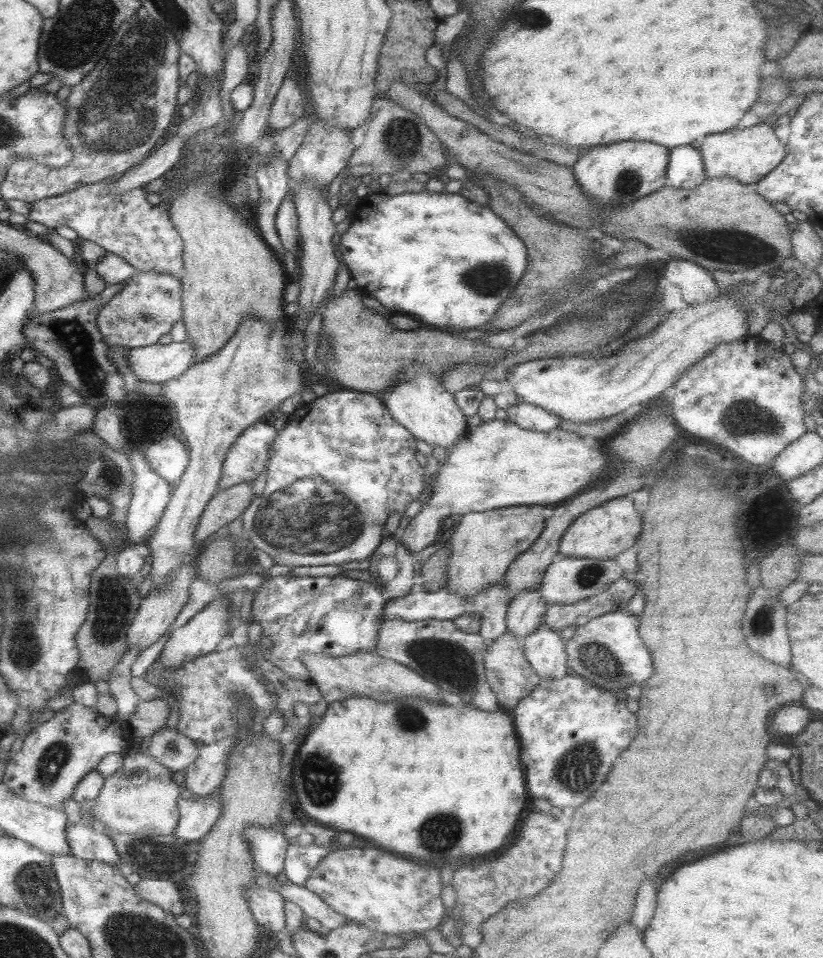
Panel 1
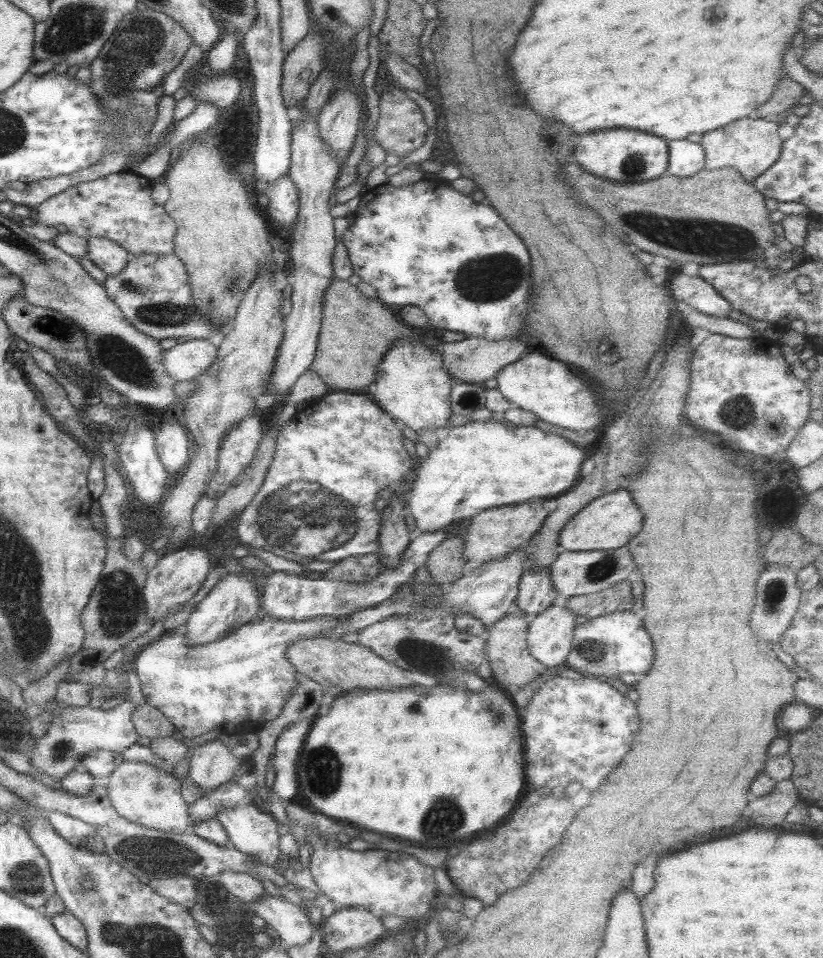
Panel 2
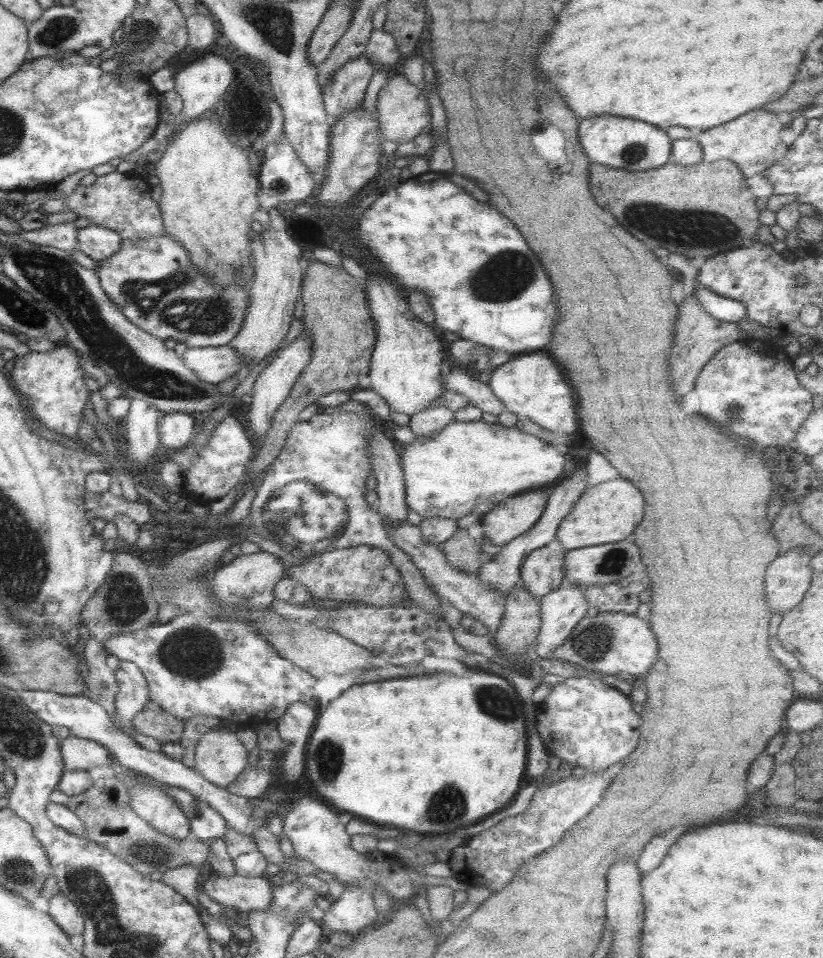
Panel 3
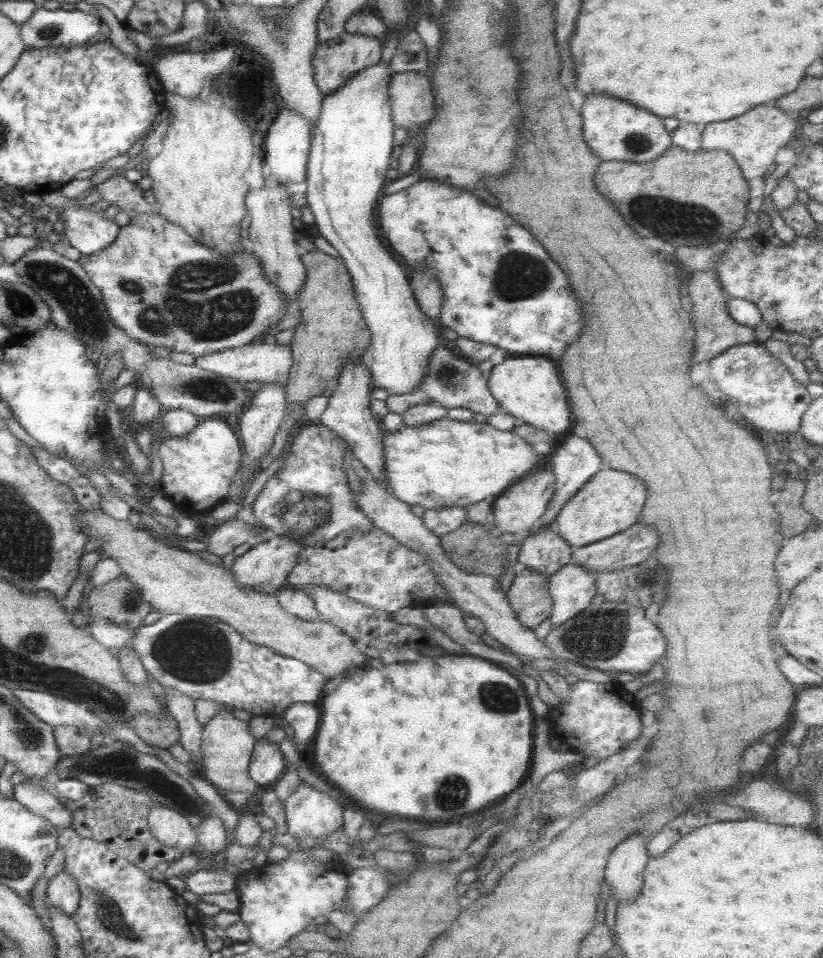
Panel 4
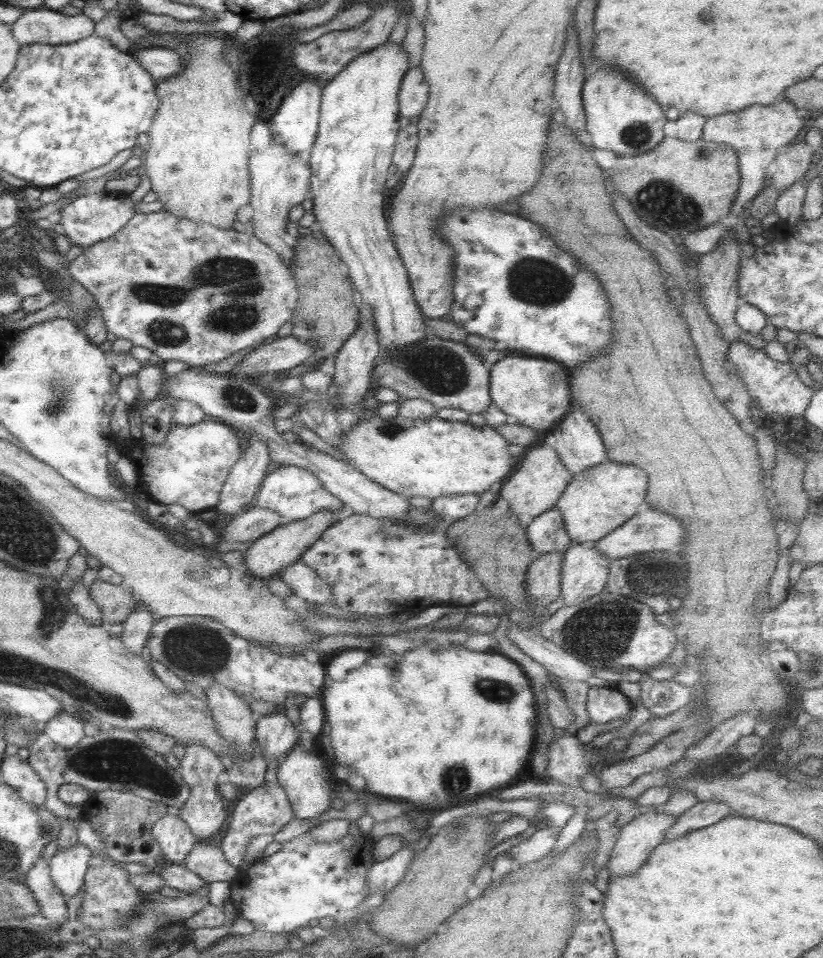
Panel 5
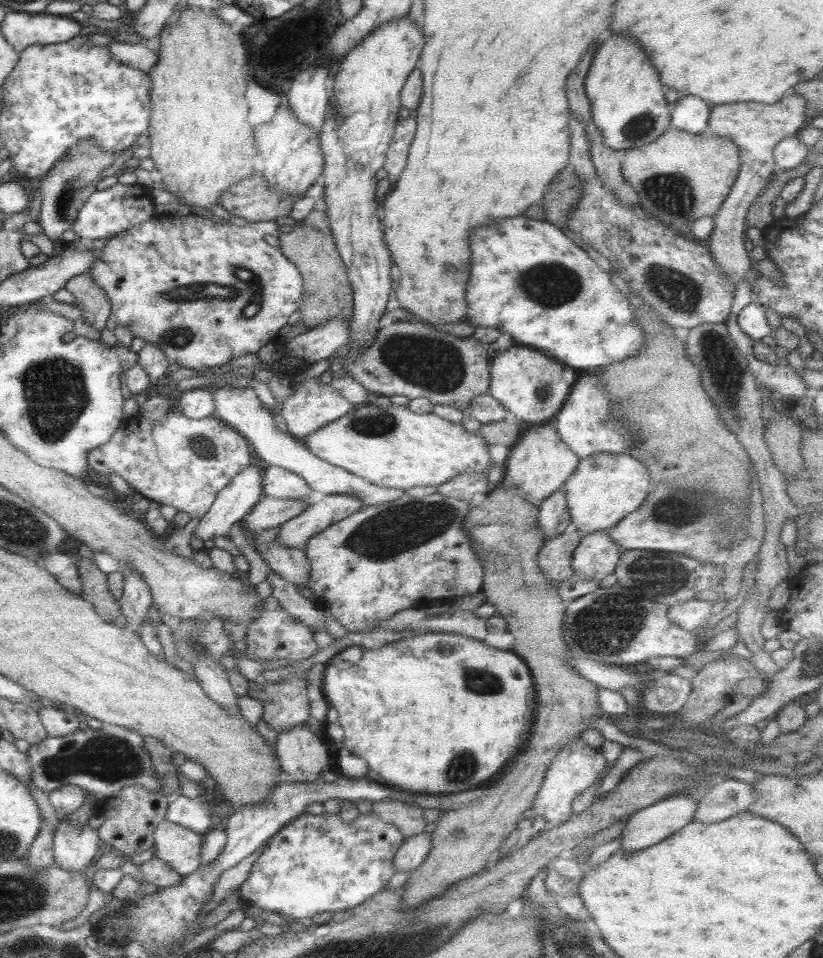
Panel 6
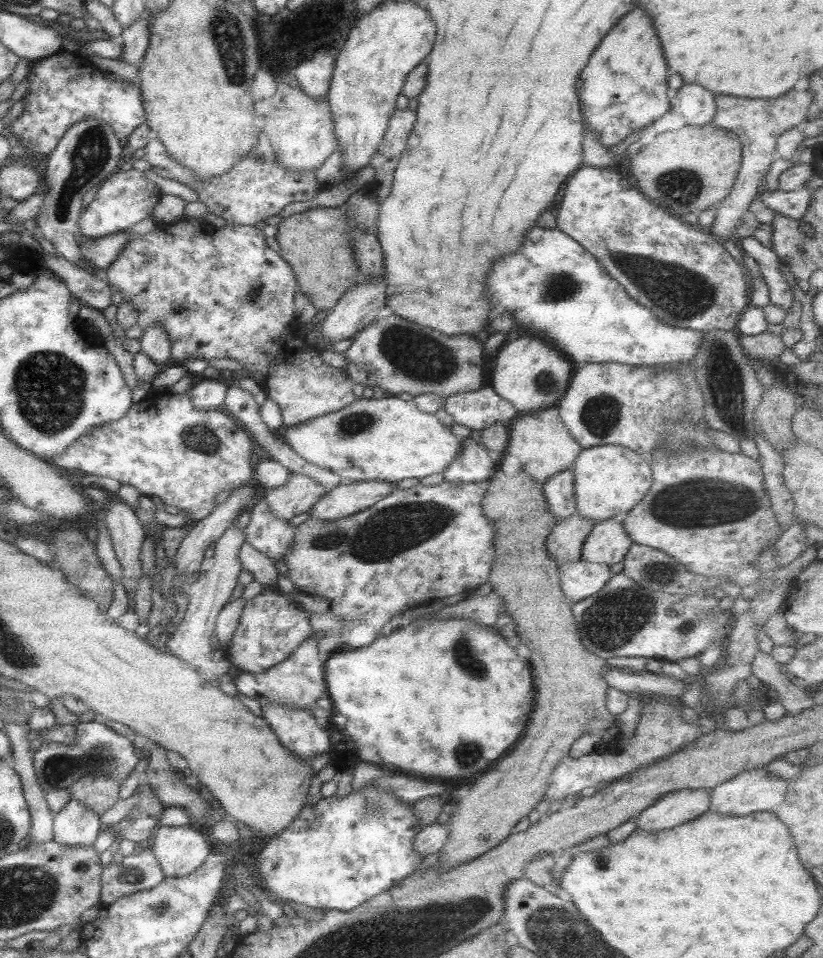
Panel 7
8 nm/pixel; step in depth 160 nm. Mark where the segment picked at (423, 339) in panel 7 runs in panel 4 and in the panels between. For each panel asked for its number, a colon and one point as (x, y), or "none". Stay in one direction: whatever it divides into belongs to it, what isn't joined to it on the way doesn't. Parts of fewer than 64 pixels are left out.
4: (453, 382)
5: (447, 374)
6: (414, 360)

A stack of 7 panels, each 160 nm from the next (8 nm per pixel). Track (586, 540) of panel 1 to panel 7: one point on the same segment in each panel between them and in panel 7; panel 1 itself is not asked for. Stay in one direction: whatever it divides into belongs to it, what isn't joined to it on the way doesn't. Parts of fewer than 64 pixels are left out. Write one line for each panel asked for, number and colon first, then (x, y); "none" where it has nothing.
2: (606, 523)
3: (608, 512)
4: (609, 502)
5: (596, 501)
6: (605, 487)
7: (608, 480)

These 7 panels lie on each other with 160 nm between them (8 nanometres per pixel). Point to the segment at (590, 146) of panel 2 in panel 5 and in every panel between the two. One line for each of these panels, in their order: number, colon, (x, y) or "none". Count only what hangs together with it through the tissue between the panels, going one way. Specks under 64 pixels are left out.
3: (630, 145)
4: (613, 131)
5: (619, 116)

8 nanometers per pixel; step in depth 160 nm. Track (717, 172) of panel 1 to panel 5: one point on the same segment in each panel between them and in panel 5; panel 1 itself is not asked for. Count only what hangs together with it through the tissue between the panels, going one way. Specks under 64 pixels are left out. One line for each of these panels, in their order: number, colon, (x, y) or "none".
2: (750, 145)
3: (750, 141)
4: (751, 139)
5: (758, 133)

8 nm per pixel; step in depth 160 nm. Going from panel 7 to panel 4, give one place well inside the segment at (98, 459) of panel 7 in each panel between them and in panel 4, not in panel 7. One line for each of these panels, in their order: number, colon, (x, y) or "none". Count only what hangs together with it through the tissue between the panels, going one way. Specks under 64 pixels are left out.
4: (197, 468)
5: (188, 468)
6: (180, 462)

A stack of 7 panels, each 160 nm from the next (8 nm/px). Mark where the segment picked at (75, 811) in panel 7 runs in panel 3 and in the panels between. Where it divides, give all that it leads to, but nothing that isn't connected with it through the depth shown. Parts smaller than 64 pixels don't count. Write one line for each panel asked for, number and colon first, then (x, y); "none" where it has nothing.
3: (63, 912)
4: (61, 893)
5: (66, 868)
6: (74, 847)

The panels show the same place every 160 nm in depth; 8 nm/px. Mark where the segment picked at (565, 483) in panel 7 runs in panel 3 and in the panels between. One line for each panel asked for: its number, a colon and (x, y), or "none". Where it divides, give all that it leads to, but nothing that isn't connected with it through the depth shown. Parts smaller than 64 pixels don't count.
3: (541, 571)
4: (544, 551)
5: (545, 533)
6: (552, 517)

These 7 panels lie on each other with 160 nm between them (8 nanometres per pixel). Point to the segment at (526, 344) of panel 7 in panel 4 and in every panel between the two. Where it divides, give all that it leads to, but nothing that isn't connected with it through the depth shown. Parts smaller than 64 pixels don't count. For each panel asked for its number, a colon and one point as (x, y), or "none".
4: (529, 389)
5: (535, 392)
6: (530, 385)

